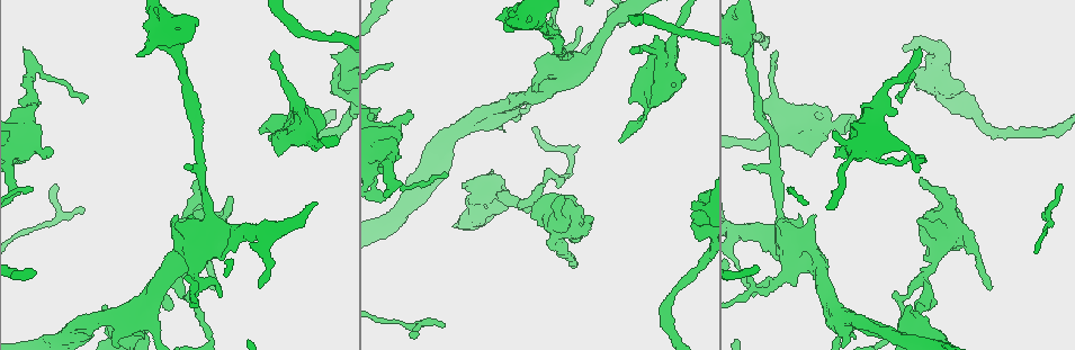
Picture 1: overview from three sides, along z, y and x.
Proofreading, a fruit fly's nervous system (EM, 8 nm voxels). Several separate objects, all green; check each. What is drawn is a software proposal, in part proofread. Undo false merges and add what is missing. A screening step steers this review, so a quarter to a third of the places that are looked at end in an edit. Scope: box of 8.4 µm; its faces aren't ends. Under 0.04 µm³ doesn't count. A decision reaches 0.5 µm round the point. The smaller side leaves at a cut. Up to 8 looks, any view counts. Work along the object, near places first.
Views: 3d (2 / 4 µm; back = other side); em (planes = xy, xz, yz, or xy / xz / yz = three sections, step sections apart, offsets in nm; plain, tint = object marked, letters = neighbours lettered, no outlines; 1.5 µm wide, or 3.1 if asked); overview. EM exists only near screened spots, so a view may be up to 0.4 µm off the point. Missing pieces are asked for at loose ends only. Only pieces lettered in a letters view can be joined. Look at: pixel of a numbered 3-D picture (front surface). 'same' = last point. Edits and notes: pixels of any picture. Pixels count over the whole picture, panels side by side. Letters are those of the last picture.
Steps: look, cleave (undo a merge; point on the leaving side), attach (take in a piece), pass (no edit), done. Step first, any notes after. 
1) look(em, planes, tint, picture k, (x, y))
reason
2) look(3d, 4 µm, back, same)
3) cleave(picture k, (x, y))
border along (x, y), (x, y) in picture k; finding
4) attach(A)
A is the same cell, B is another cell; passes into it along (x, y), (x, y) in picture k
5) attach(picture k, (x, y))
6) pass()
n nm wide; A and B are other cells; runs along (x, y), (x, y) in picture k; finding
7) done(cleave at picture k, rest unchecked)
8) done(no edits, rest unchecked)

look(em, planes, tint, picture 1, (922, 178))

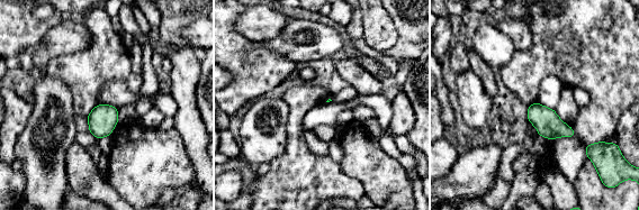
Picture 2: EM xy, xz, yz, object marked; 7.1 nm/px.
look(em, planes, letters, same)
what lies round it

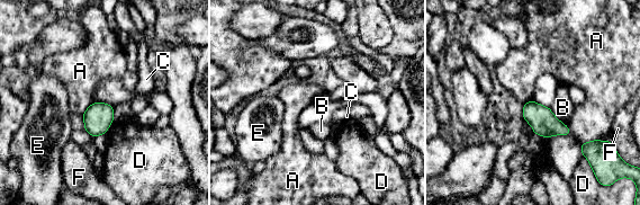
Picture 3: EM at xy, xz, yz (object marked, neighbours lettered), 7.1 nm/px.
pass()
A, B, C, D, E and F are other cells; border along (596, 139), (580, 143) in picture 3; none of them fits

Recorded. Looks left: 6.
look(3d, 2 µm, picture 1, (991, 289))

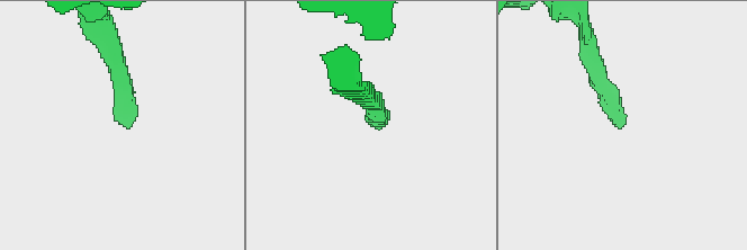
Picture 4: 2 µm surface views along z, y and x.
look(em, planes, letters, picture 4, (382, 124))
shape alone is not enough

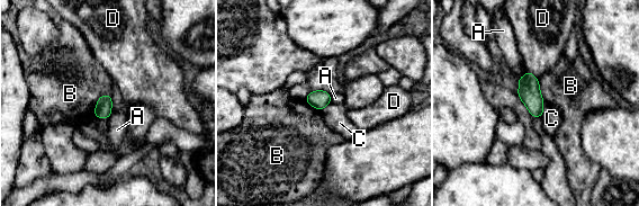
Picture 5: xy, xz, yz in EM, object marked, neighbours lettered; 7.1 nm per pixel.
pass()
B touches over 200 nm; A, B, C and D are other cells; none of them fits

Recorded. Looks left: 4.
look(em, planes, letters, picture 1, (23, 51))
an open end

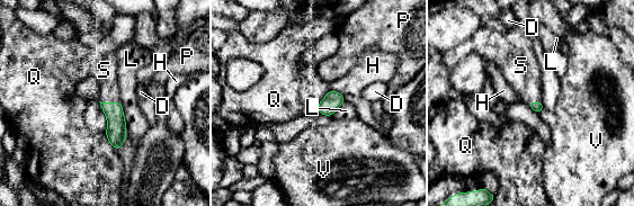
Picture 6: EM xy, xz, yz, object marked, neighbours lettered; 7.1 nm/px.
attach(picture 6, (104, 70))
S is the same cell, D, H, L, P, Q and V are other cells; the neuron continues

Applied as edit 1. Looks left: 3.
done(attach at picture 6, rest unchecked)

